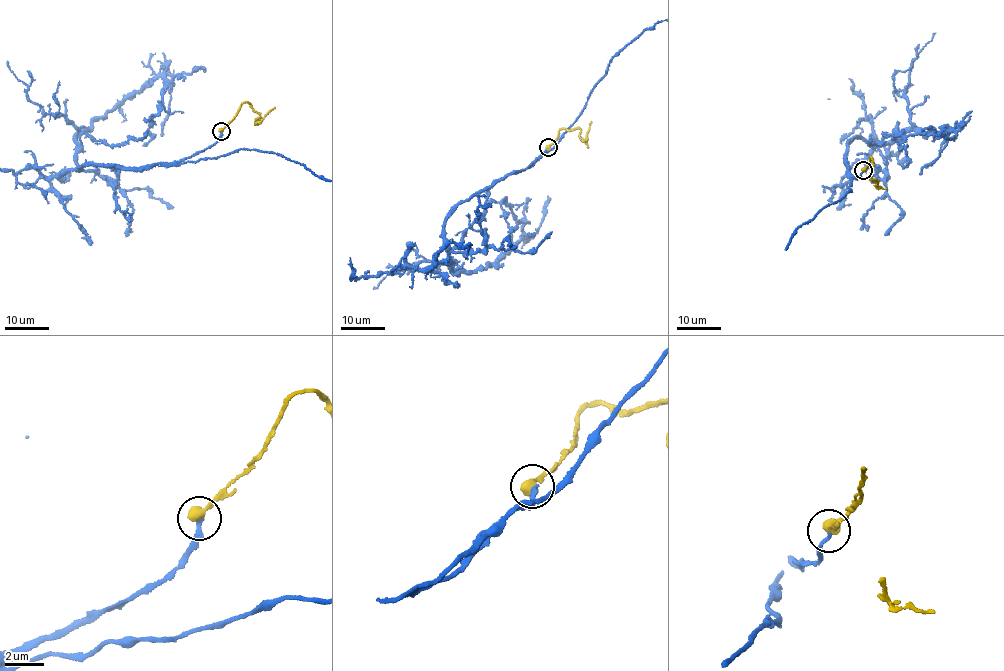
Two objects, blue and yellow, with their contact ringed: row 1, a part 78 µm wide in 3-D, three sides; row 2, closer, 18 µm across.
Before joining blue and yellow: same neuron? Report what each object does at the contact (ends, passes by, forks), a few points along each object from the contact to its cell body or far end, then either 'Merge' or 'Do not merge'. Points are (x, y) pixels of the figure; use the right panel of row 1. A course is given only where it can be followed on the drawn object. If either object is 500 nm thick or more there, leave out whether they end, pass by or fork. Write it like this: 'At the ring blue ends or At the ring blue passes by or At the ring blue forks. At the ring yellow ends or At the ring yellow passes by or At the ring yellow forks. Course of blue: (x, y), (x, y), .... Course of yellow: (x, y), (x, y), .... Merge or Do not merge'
Course of yellow: (863, 170), (871, 157), (873, 166), (871, 177), (878, 186), (875, 178). Merge

